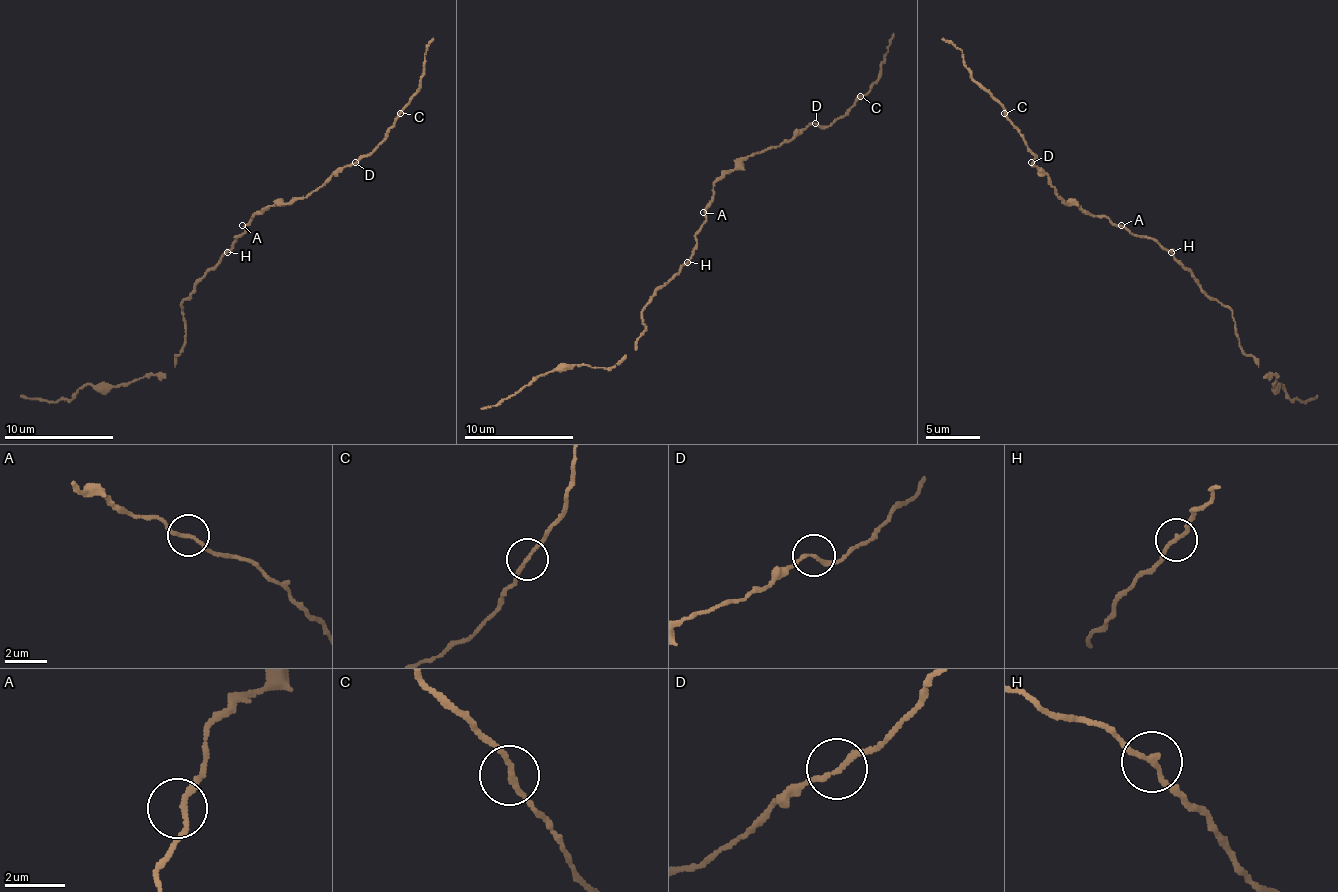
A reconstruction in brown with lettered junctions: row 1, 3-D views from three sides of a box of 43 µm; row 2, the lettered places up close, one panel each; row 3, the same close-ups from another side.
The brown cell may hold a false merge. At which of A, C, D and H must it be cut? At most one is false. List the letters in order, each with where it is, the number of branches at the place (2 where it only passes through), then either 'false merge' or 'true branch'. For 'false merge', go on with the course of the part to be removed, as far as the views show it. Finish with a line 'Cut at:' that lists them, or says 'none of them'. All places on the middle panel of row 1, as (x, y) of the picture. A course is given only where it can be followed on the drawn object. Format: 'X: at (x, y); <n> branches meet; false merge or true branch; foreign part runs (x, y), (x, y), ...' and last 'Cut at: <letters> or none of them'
A: at (703, 212); 2 branches meet; true branch
C: at (860, 96); 2 branches meet; true branch
D: at (815, 123); 2 branches meet; true branch
H: at (687, 262); 2 branches meet; true branch
Cut at: none of them

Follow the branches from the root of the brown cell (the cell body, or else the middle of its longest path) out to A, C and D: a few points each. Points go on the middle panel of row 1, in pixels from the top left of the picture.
A: (695, 237), (705, 218), (703, 212)
C: (695, 237), (719, 180), (749, 155), (790, 141), (809, 125), (831, 125), (861, 95)
D: (695, 237), (719, 180), (749, 155), (779, 147), (815, 122)

